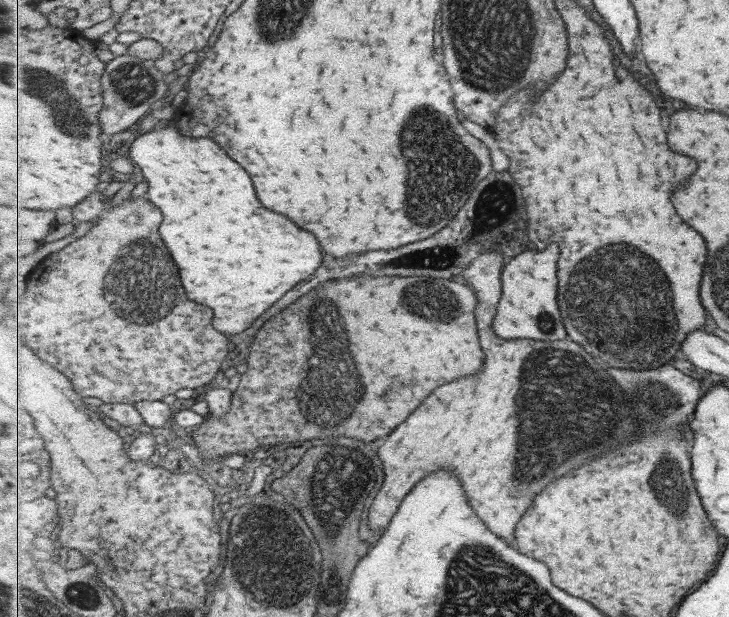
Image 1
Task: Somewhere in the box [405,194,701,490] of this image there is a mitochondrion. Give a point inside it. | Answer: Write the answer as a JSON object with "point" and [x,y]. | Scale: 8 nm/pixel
{"point":[615,287]}

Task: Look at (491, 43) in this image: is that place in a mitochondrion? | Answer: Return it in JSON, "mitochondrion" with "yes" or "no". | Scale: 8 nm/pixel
{"mitochondrion":"yes"}

